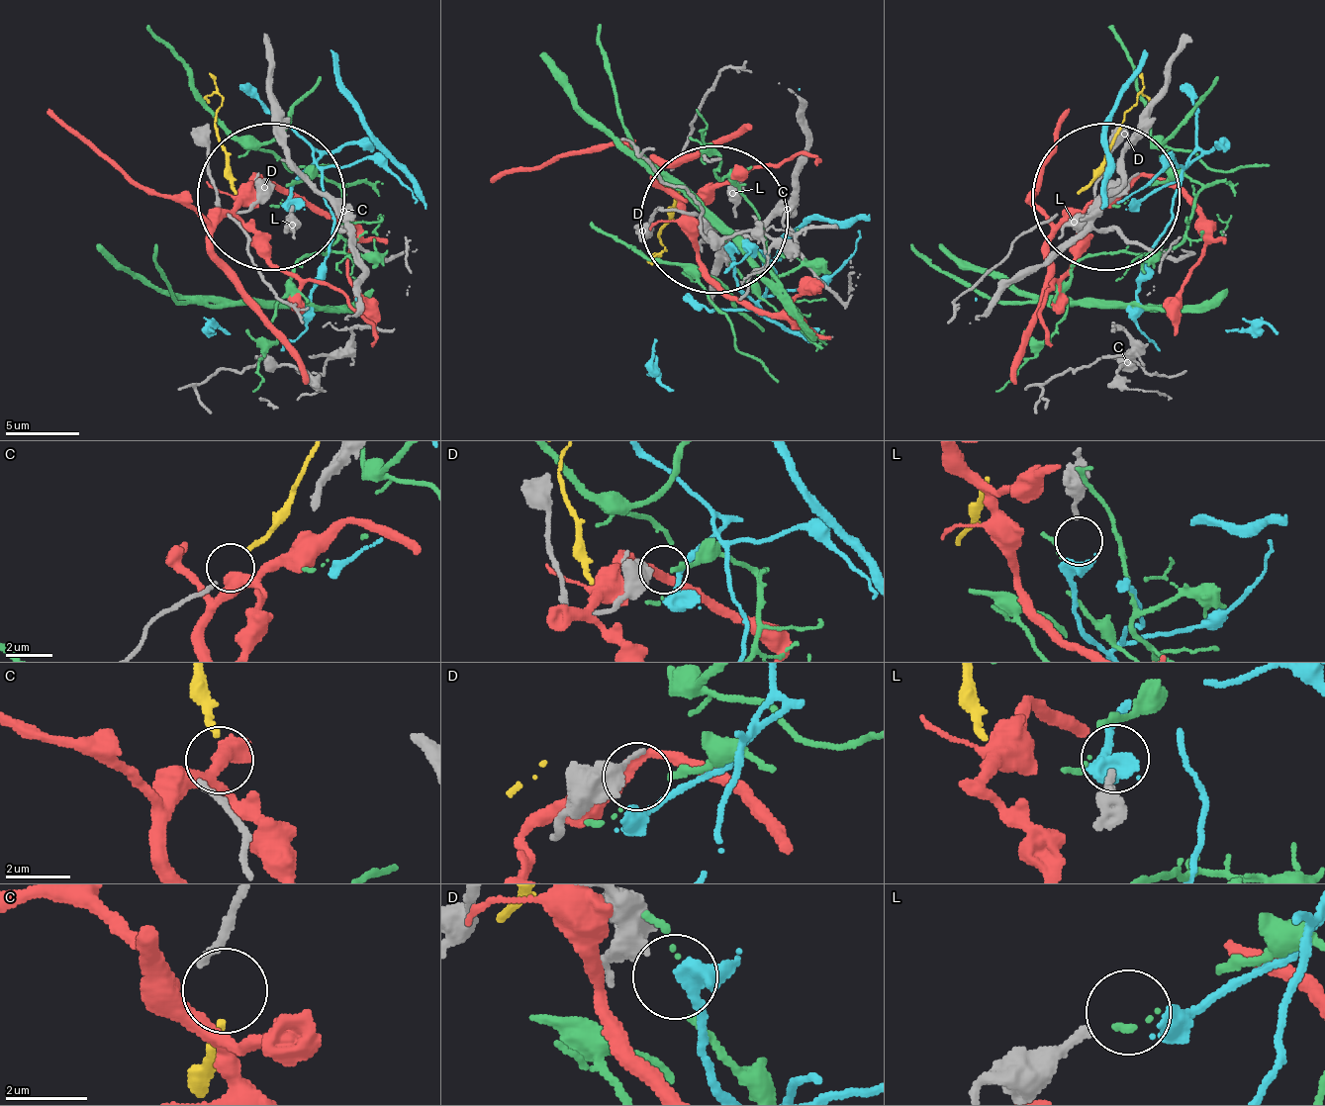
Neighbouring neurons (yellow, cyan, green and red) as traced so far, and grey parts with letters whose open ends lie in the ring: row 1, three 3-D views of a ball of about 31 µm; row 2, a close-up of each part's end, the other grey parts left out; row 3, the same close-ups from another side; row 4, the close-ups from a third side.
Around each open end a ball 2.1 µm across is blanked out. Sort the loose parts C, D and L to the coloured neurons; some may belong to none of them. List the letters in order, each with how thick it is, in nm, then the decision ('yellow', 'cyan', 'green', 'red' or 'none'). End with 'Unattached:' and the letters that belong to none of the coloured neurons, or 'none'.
C: 190 nm | yellow
D: 500 nm | none
L: 220 nm | cyan
Unattached: D

